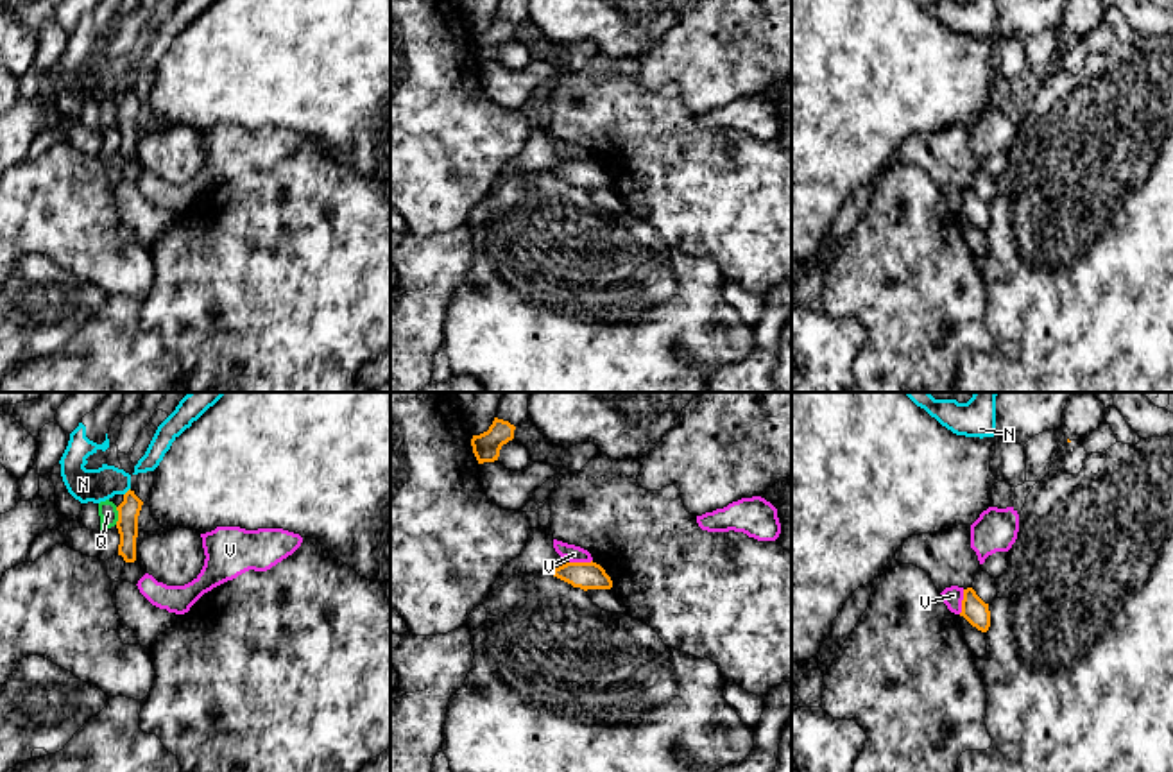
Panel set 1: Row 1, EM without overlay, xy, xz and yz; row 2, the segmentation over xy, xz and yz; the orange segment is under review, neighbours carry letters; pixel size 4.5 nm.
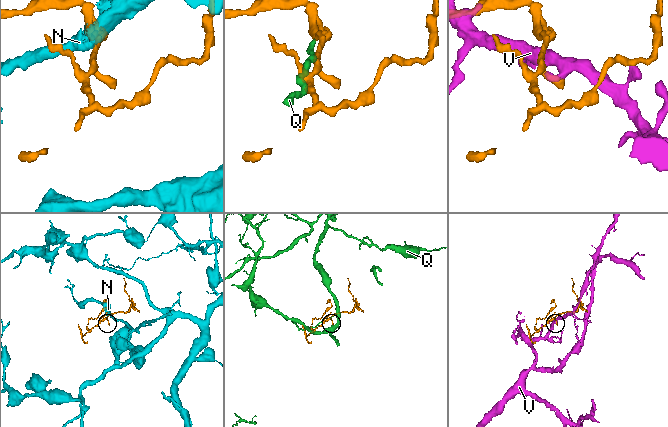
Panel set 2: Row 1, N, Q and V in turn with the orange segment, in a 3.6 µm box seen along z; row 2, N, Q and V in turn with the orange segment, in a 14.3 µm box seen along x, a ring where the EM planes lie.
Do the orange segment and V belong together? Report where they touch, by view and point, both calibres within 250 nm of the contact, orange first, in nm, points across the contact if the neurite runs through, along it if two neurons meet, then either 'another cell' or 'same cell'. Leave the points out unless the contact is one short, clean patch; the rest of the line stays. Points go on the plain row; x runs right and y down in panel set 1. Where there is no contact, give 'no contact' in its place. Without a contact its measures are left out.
yz (962, 201) | 110/90 nm | along yz (964, 188), (958, 212) | another cell

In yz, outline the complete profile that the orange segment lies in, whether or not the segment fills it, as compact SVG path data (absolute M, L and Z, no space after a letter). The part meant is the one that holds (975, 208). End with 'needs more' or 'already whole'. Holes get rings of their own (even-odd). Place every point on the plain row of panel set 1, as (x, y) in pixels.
M972 186L963 188L960 215L981 231L987 231L990 226L989 202L985 202Z; already whole

